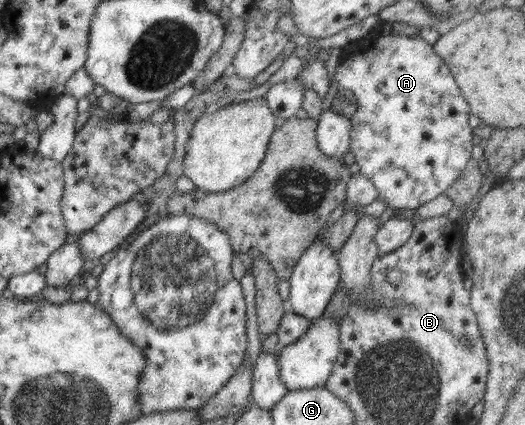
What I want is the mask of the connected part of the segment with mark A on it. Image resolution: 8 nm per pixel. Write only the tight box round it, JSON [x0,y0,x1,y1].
[331,31,474,209]

